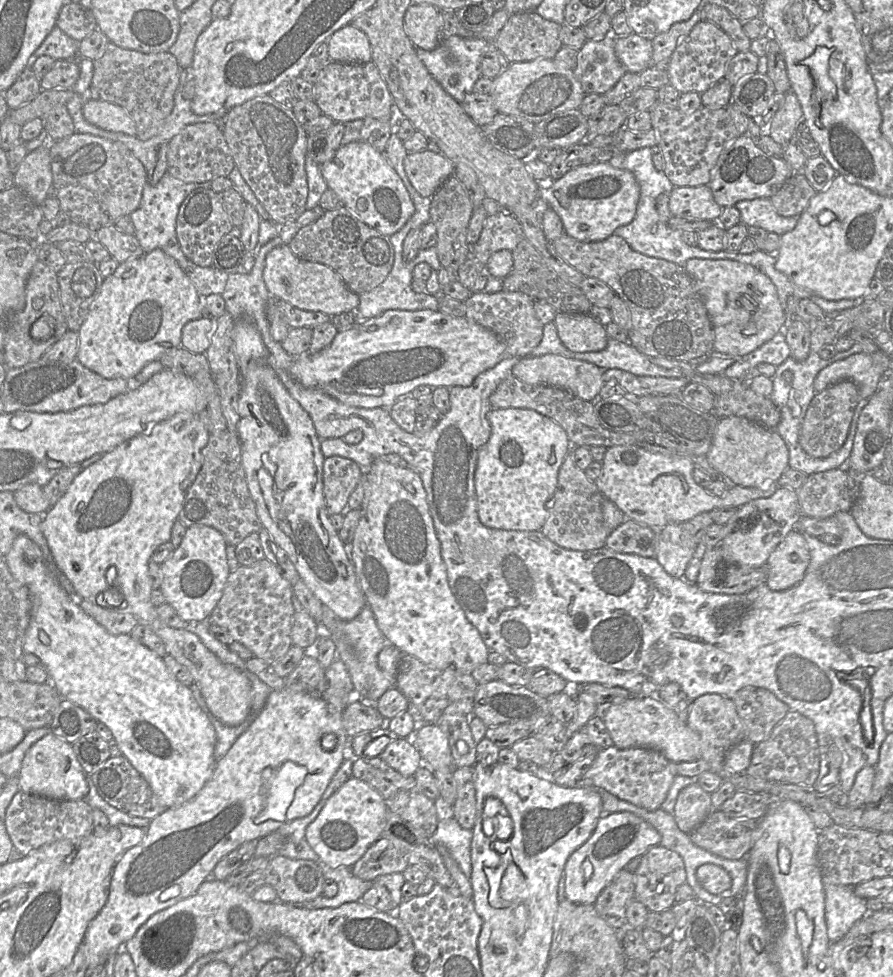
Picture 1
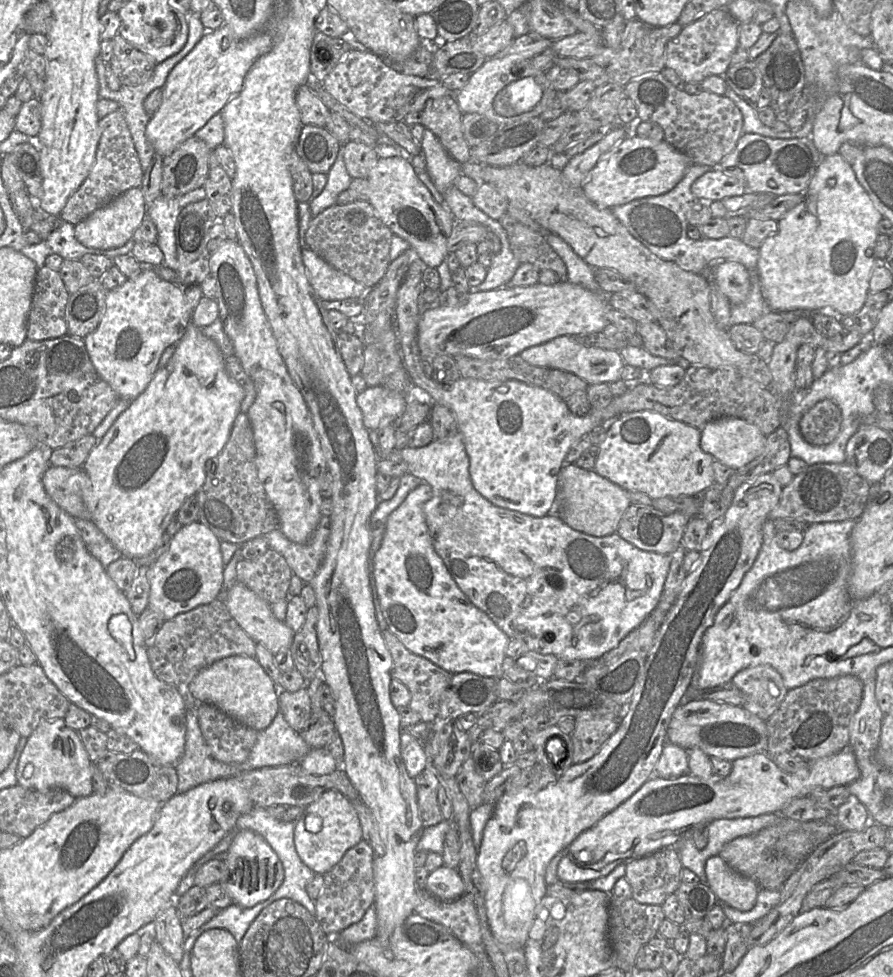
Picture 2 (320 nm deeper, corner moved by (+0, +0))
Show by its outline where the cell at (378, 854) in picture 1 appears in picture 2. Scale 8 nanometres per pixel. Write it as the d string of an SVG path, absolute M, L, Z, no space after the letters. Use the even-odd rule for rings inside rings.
M363 839L347 850L342 859L323 876L324 884L315 900L315 917L327 935L337 935L348 926L360 921L374 903L374 852Z

